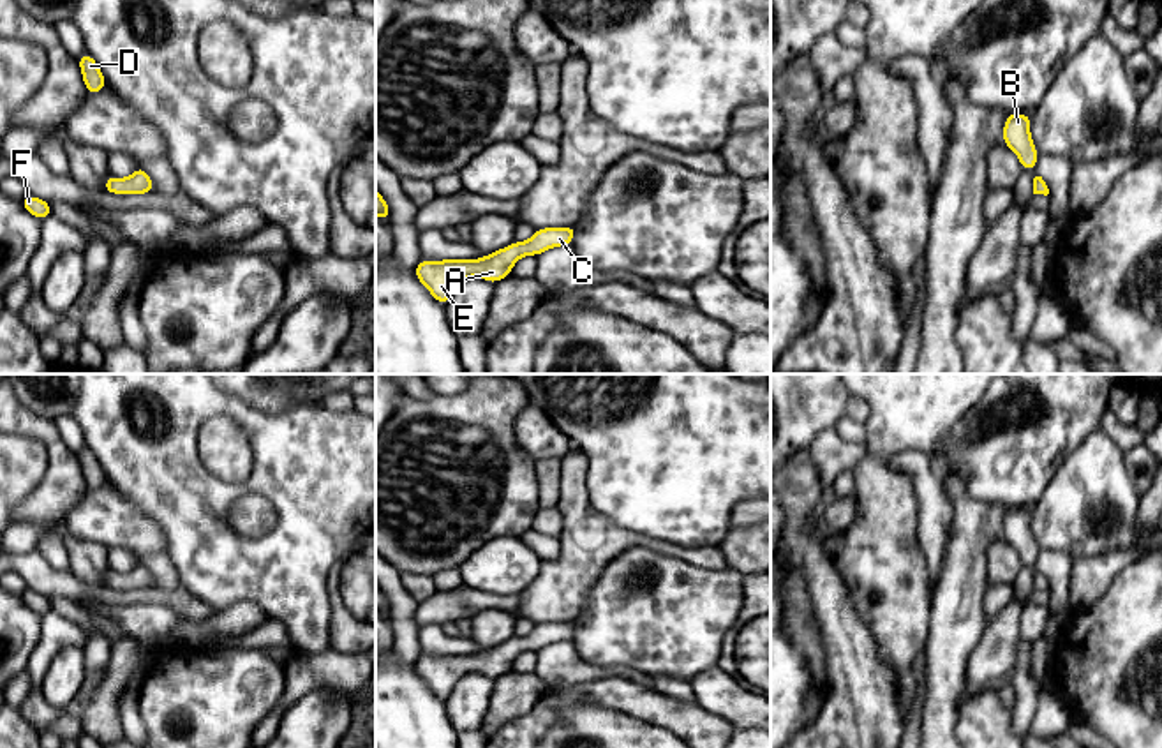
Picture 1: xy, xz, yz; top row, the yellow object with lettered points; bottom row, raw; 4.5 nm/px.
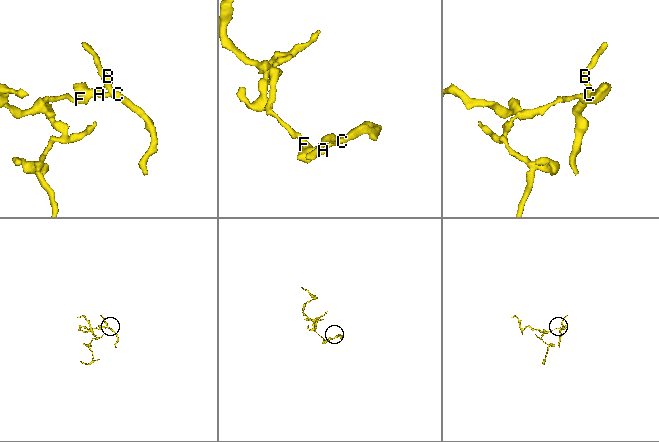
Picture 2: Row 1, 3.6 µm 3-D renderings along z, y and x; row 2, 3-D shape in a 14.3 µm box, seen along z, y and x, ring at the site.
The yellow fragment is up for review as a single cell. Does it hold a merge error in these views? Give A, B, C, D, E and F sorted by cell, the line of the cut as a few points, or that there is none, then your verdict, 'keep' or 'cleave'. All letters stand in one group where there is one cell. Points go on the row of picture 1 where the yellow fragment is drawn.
groups A B C D E F; cut none; keep

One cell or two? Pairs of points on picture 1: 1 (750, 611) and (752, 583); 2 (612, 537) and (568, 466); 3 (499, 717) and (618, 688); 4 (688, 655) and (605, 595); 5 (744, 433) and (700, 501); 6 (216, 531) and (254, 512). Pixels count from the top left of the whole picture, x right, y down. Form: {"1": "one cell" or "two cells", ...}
{"1": "one cell", "2": "one cell", "3": "two cells", "4": "one cell", "5": "one cell", "6": "two cells"}

